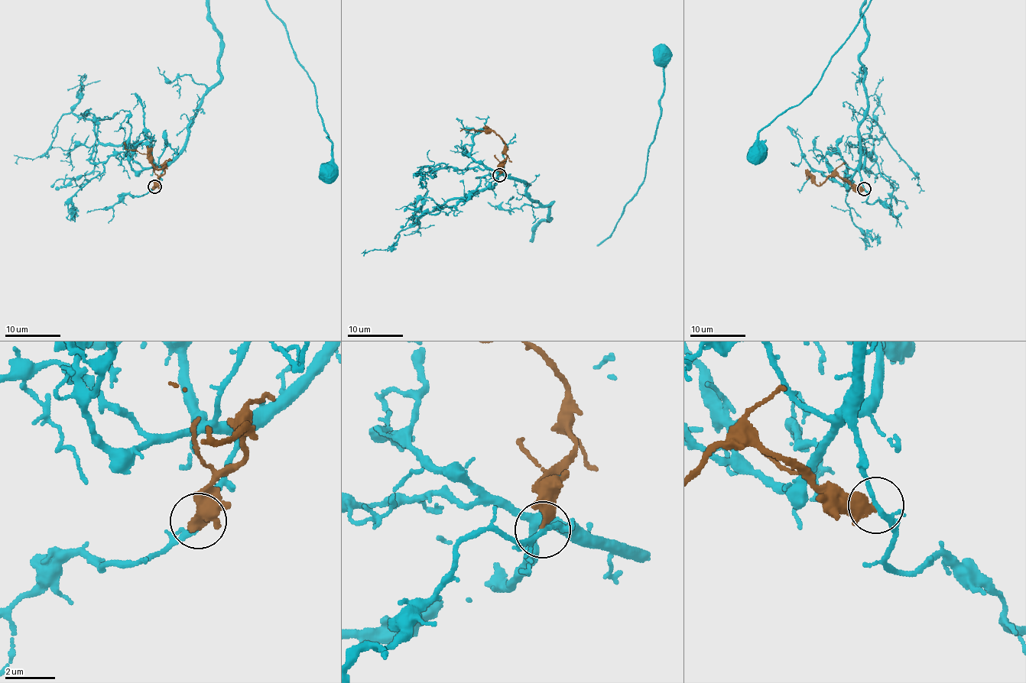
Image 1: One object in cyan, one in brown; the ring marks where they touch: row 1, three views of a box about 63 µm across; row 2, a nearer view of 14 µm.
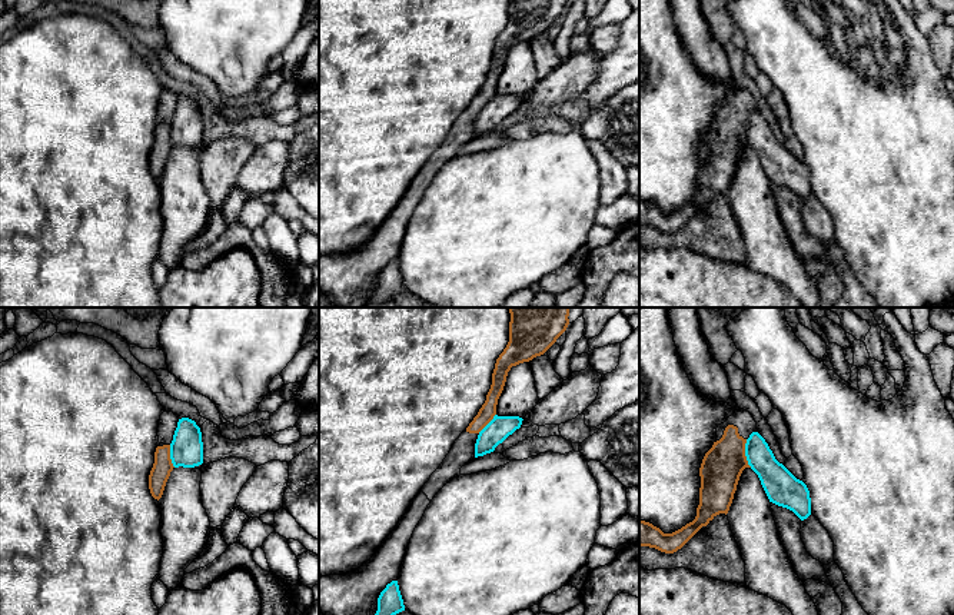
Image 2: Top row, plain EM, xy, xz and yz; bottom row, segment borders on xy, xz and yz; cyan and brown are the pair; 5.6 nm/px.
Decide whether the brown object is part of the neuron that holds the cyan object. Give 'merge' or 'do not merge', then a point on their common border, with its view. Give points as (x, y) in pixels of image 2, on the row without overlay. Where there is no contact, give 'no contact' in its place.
do not merge; meets cyan in yz at (745, 133)

